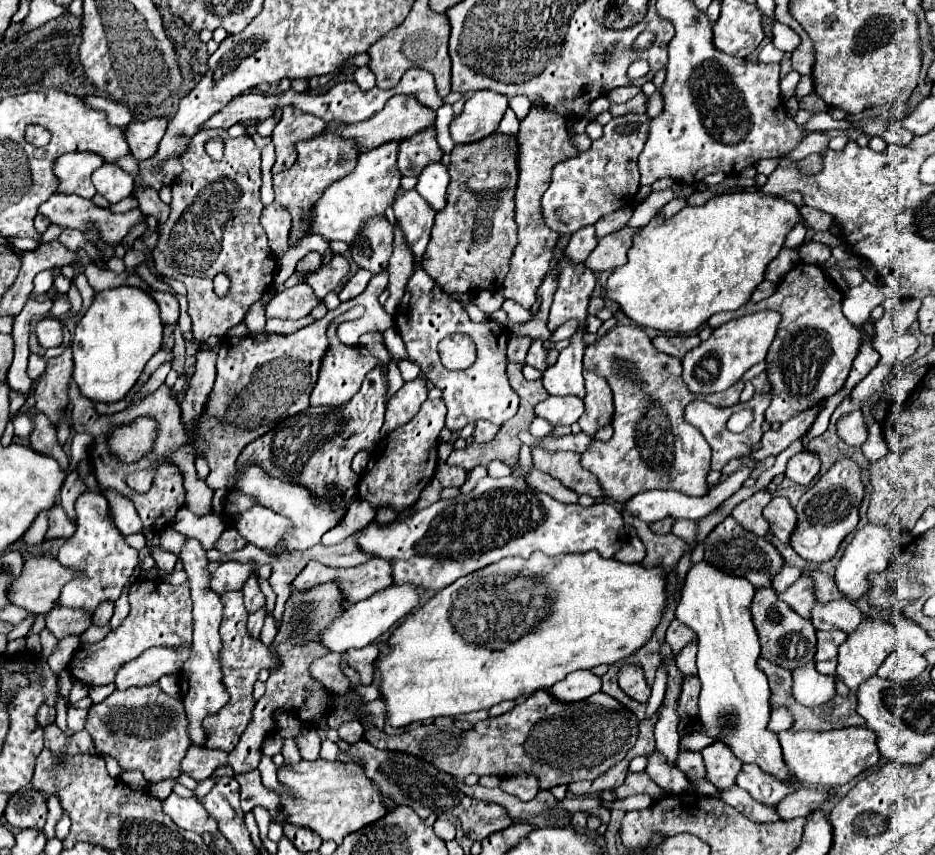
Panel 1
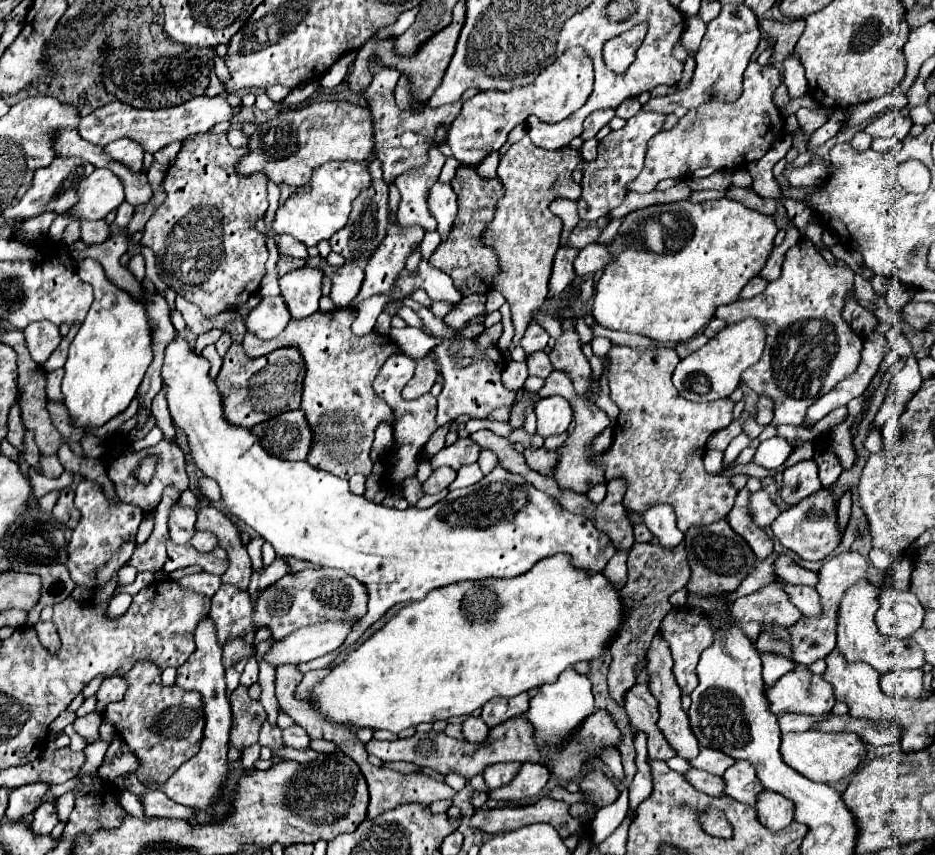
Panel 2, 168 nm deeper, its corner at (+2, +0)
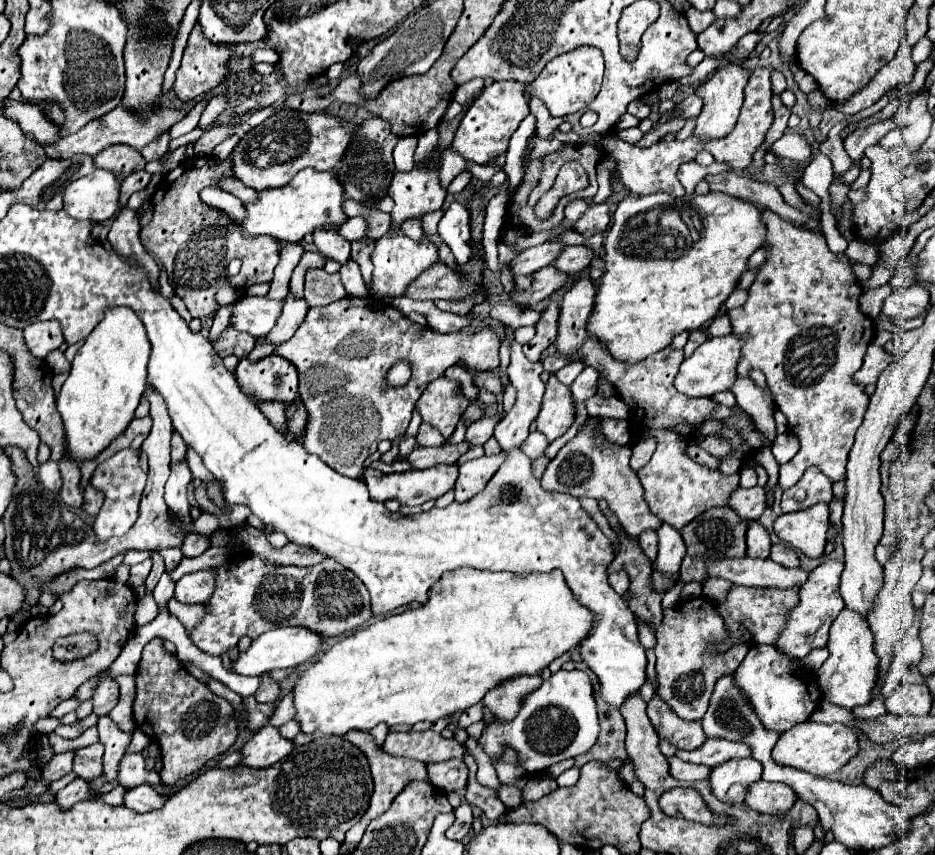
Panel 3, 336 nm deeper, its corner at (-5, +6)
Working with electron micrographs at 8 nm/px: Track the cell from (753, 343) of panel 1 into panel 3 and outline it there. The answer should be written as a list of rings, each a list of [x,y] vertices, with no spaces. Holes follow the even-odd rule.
[[[734,334],[706,340],[702,346],[698,346],[694,350],[694,354],[690,358],[686,358],[682,362],[680,372],[674,378],[676,390],[686,396],[706,396],[706,398],[710,398],[716,392],[730,390],[730,386],[734,384],[734,378],[736,378],[736,364],[738,364],[740,350],[742,350],[742,340],[738,340],[738,336],[734,336]]]

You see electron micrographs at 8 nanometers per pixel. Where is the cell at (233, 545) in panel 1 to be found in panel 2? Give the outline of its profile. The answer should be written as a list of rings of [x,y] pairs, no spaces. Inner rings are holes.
[[[195,532],[195,538],[191,540],[191,544],[199,550],[199,552],[211,552],[219,546],[217,536],[215,534],[207,534],[207,532]]]

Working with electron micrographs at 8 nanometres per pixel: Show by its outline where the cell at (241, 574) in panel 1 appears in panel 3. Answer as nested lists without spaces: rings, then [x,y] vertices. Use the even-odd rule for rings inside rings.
[[[200,570],[194,574],[186,574],[176,582],[174,598],[182,604],[204,604],[214,590],[214,574],[212,570]]]

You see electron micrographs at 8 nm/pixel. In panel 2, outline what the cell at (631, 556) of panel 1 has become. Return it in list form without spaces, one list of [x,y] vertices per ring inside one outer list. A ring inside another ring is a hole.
[[[617,550],[615,556],[607,562],[607,566],[603,570],[603,574],[619,588],[621,588],[621,584],[625,584],[625,578],[627,578],[627,556],[629,556],[627,550]]]

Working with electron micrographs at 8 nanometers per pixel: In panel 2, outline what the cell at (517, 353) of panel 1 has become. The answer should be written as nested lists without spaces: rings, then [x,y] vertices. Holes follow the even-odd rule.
[[[529,136],[521,138],[519,142],[515,142],[499,160],[499,168],[497,168],[497,176],[501,178],[503,186],[505,186],[505,196],[497,202],[497,210],[495,210],[495,218],[489,226],[489,230],[485,232],[485,242],[495,246],[495,252],[499,256],[499,264],[501,264],[501,274],[499,278],[495,278],[493,288],[499,290],[507,304],[511,306],[511,320],[513,320],[513,328],[515,328],[515,336],[513,336],[513,346],[519,346],[523,340],[523,334],[527,330],[527,326],[533,320],[533,312],[545,302],[547,294],[549,294],[549,278],[551,278],[551,266],[553,266],[553,256],[559,248],[559,234],[561,234],[561,218],[557,218],[555,214],[549,212],[549,204],[555,198],[579,198],[581,190],[579,184],[573,180],[573,170],[577,168],[581,160],[581,154],[577,148],[559,148],[559,150],[545,150],[539,148],[531,142]]]

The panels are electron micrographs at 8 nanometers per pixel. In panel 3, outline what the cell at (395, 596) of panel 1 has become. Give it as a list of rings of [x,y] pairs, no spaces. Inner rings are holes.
[[[276,628],[254,638],[248,650],[240,652],[238,658],[232,660],[232,670],[240,676],[260,676],[278,668],[292,668],[310,660],[320,650],[322,642],[324,640],[320,636],[314,636],[314,632],[306,632],[306,628]]]

